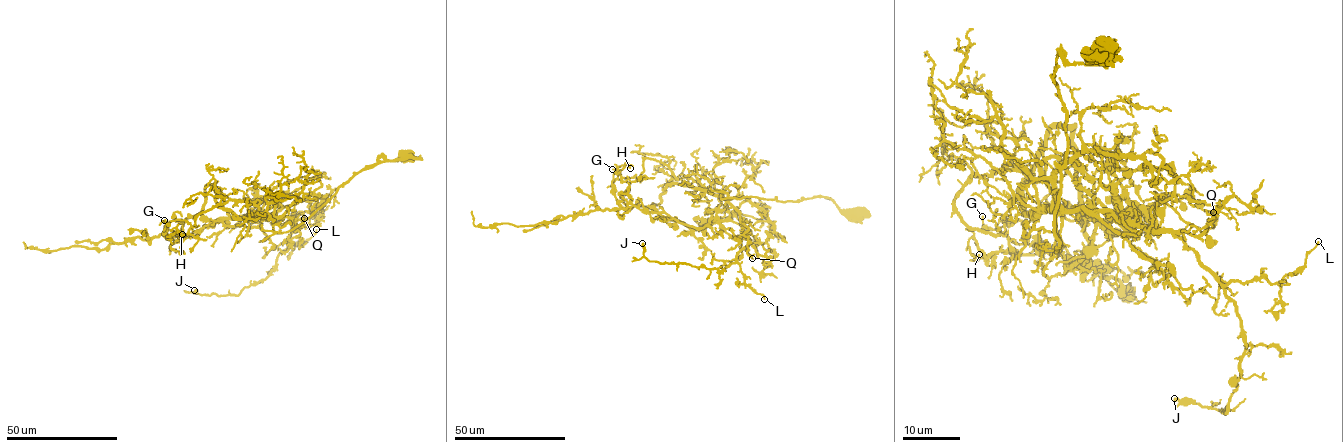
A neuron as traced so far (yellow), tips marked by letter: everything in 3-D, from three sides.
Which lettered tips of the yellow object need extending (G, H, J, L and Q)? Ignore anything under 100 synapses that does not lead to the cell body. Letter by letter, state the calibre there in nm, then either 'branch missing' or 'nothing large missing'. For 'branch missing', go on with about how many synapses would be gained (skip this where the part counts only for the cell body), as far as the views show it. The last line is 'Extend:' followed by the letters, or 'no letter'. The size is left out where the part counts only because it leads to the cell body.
G: 130 nm thick; nothing large missing
H: 100 nm thick; nothing large missing
J: 180 nm thick; nothing large missing
L: 130 nm thick; nothing large missing
Q: 180 nm thick; nothing large missing
Extend: no letter

